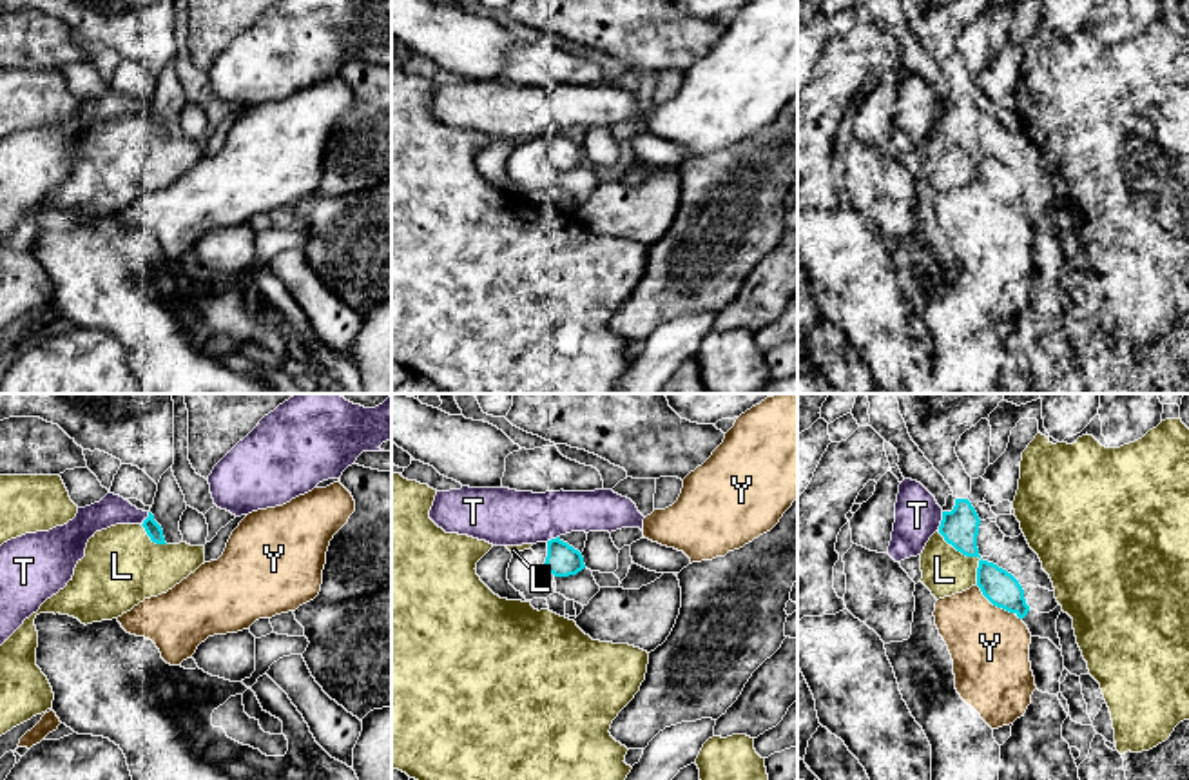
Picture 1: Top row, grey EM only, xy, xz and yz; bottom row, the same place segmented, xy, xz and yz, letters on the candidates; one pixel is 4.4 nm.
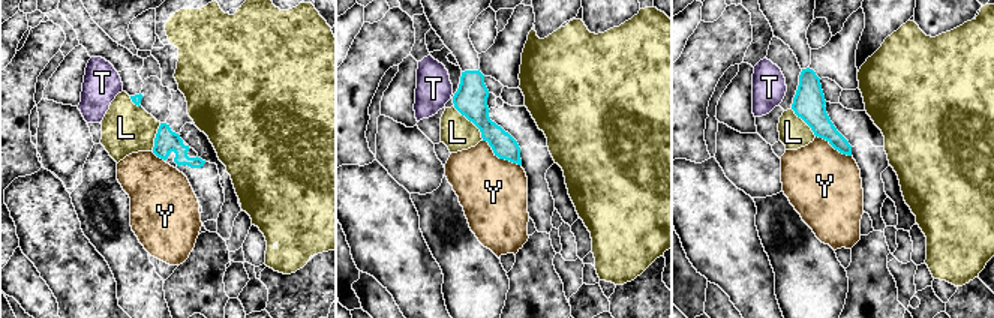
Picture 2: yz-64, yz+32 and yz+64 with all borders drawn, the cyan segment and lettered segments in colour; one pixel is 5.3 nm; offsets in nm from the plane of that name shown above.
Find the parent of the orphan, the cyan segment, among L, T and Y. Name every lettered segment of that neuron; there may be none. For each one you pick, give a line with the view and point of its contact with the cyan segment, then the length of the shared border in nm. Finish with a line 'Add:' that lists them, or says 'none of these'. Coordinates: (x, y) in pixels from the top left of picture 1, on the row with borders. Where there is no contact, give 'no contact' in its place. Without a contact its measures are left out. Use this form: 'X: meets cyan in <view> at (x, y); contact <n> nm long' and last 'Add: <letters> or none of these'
Add: none of these

